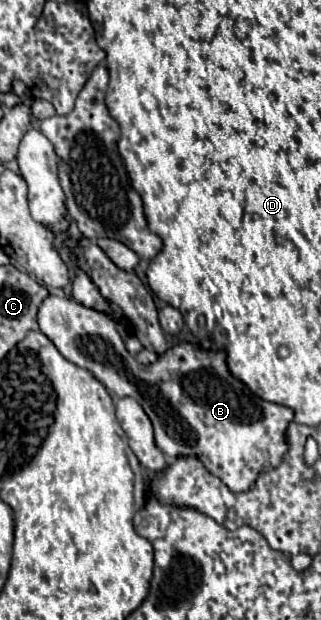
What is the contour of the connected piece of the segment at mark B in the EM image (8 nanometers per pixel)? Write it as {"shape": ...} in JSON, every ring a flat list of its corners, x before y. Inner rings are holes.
{"shape":[[49,295,41,303,37,311,37,323,41,333,51,339,51,343,67,361,91,371,111,393,119,397,133,397,145,409,155,429,155,443,165,455,169,455,171,459,179,455,197,455,201,463,231,491,247,491,263,469,279,465,281,457,285,455,285,429,293,421,293,411,289,407,269,403,253,395,239,379,229,373,223,351,213,353,193,347,189,343,181,343,161,355,157,363,143,365,125,349,125,343,117,333,115,323,105,313,87,309,73,299,55,295]]}

